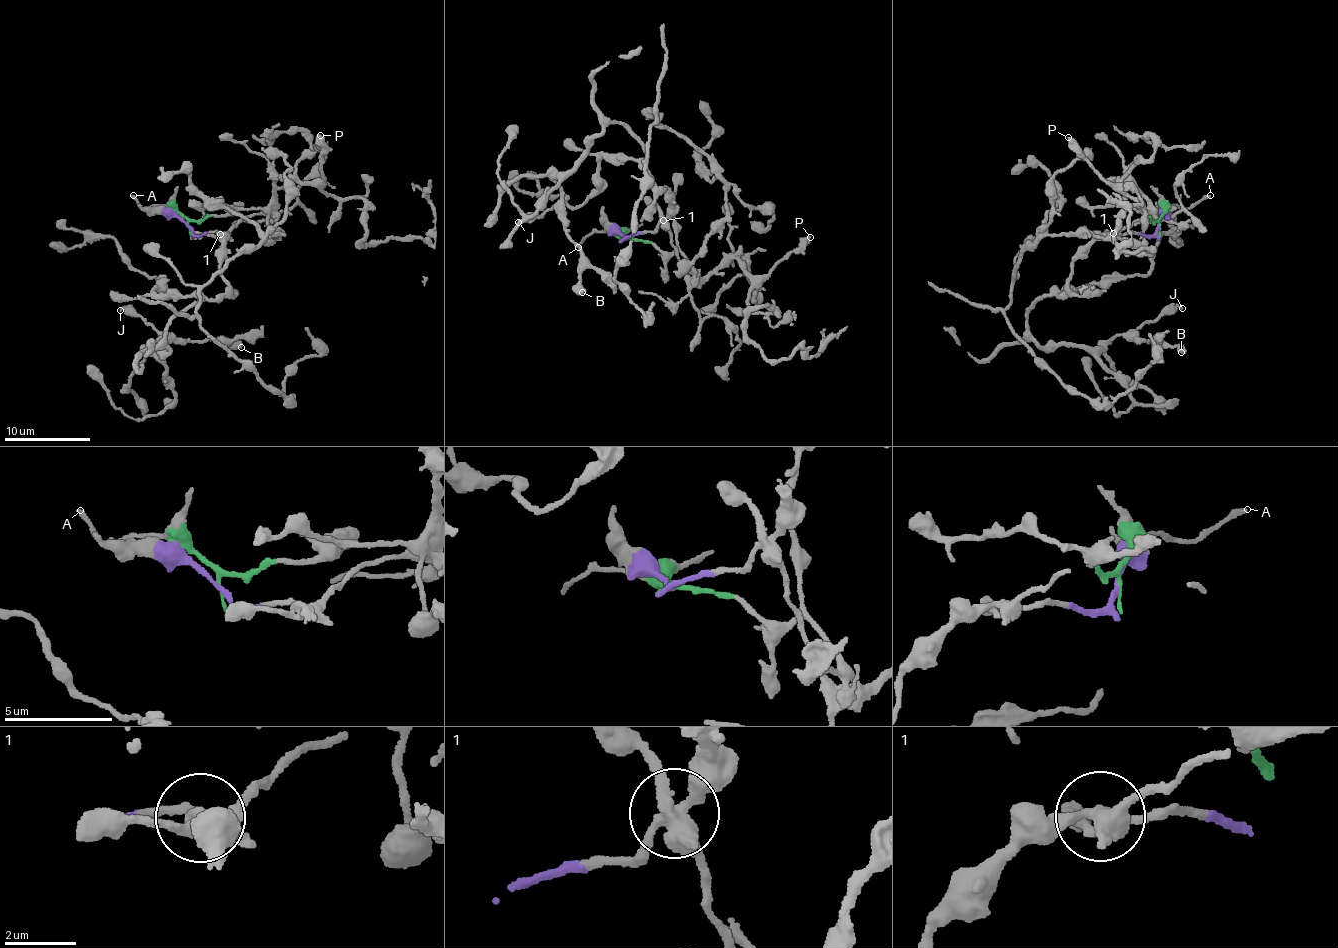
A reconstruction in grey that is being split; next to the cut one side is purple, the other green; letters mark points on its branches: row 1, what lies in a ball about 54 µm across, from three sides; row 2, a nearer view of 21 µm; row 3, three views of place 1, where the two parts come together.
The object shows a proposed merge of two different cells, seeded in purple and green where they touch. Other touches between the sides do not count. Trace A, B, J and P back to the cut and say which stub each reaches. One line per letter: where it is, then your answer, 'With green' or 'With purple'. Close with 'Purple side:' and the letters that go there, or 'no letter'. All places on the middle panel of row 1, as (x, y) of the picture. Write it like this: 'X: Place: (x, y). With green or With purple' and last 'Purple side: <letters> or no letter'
A: Place: (578, 247). With green
B: Place: (582, 292). With purple
J: Place: (518, 222). With purple
P: Place: (810, 237). With green
Purple side: B, J

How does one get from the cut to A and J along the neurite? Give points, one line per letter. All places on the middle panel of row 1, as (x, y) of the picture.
A: (624, 238), (614, 232), (588, 233), (577, 247)
J: (624, 238), (653, 233), (670, 204), (642, 142), (619, 123), (553, 172), (560, 197), (543, 215), (518, 222)

